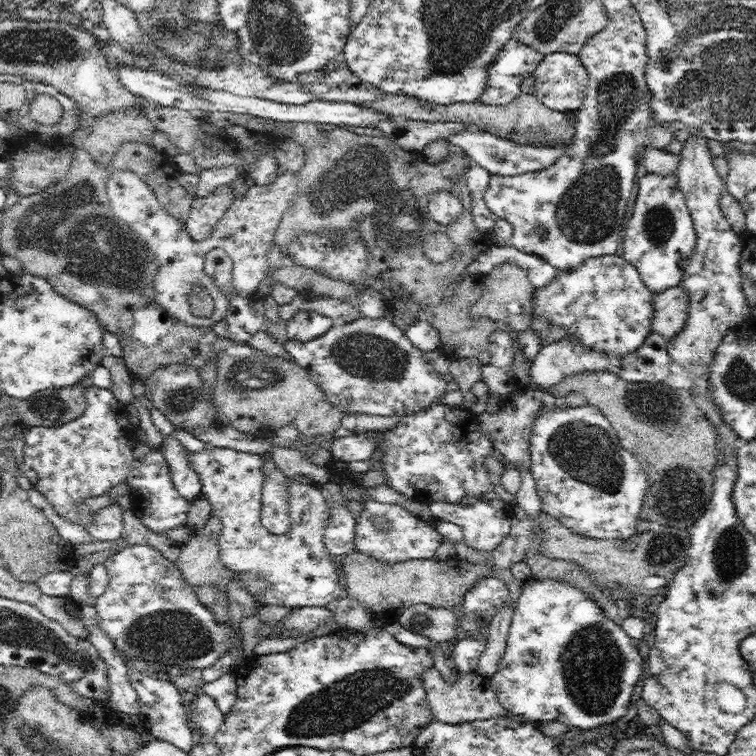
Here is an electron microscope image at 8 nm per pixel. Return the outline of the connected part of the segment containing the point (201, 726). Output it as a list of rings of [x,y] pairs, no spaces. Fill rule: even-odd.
[[[204,692],[188,706],[187,712],[188,722],[186,725],[190,727],[193,734],[200,731],[206,738],[214,738],[225,719],[225,715],[218,708],[216,701]]]

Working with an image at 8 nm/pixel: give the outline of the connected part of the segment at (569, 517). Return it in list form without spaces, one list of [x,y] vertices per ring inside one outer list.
[[[560,402],[556,408],[542,410],[542,412],[536,416],[536,419],[534,419],[529,453],[531,454],[531,466],[529,469],[536,483],[536,490],[541,500],[542,511],[560,520],[560,522],[572,532],[588,538],[626,540],[637,533],[639,514],[641,513],[644,497],[648,490],[648,475],[644,467],[640,464],[640,461],[635,457],[635,453],[624,448],[611,422],[602,415],[602,412],[596,406],[585,405],[572,408],[572,406],[566,407]]]

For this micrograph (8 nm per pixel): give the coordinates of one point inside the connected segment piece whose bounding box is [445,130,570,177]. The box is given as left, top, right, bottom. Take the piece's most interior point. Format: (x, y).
(496, 156)

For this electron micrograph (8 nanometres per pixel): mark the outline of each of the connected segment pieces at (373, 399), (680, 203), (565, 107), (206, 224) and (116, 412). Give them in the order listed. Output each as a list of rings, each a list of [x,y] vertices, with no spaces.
[[[390,315],[375,319],[360,317],[349,323],[334,323],[330,330],[308,342],[288,340],[282,345],[296,364],[310,372],[310,378],[323,390],[326,400],[338,407],[343,414],[406,417],[430,409],[446,394],[449,377],[438,375],[434,371],[428,357],[424,357],[425,352],[414,346]]]
[[[647,173],[638,188],[634,213],[624,227],[623,257],[637,269],[648,290],[662,292],[683,280],[684,260],[696,250],[696,231],[676,176]]]
[[[564,51],[547,54],[533,74],[535,75],[533,95],[548,108],[560,112],[575,112],[582,106],[587,93],[588,71],[577,54]]]
[[[229,185],[225,189],[216,190],[206,198],[196,198],[192,204],[190,217],[185,222],[190,237],[201,241],[210,236],[214,226],[218,224],[235,200]]]
[[[92,385],[85,388],[85,412],[70,423],[62,426],[26,426],[25,445],[23,446],[23,464],[20,466],[29,478],[34,489],[42,493],[56,513],[84,527],[90,524],[94,514],[80,512],[81,502],[90,496],[102,496],[112,493],[113,486],[127,480],[134,462],[133,450],[137,445],[137,426],[131,423],[127,405],[120,402],[110,389]]]

